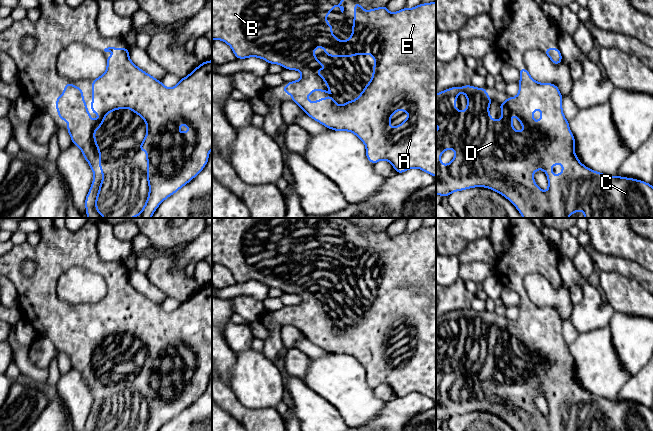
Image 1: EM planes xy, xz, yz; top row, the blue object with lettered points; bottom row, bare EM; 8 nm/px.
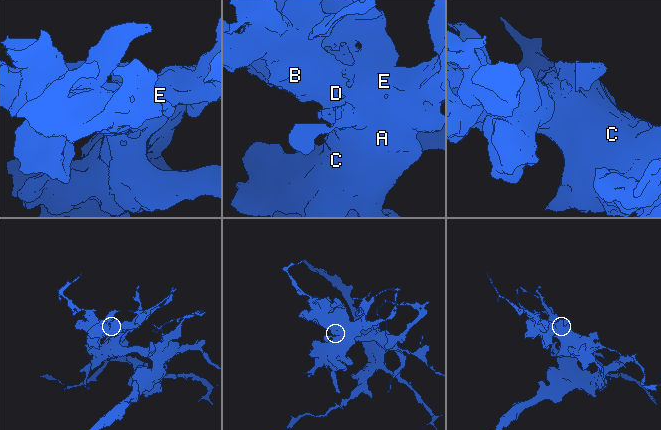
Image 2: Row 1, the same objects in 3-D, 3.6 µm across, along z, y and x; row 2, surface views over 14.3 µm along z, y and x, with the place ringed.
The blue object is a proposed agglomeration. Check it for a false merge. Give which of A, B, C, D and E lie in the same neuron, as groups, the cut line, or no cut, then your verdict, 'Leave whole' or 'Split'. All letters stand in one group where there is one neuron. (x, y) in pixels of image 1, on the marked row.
Groups: A B C D E. No split. Leave whole

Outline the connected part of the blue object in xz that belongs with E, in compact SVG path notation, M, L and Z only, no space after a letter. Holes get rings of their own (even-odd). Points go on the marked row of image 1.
M212 0L212 40L227 43L236 59L258 57L269 64L300 71L301 79L286 82L288 85L282 87L283 92L291 94L292 102L325 127L354 133L365 144L370 163L387 160L398 174L418 168L436 177L436 1L420 3L414 8L405 7L395 13L390 13L386 5L365 11L358 2L354 2L352 37L345 42L331 33L334 25L326 23L326 16L333 12L333 6L338 6L343 13L344 7L339 5L341 1L345 0ZM319 46L324 48L324 54L334 58L353 58L357 53L373 56L372 78L355 100L345 102L343 106L337 105L333 96L308 102L308 95L315 90L332 94L324 76L316 73L318 69L327 70L327 66L314 55ZM398 110L408 112L409 116L403 123L390 128L390 117Z

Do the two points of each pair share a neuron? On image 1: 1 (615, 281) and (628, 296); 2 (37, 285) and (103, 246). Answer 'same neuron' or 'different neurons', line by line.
1: same neuron
2: different neurons

